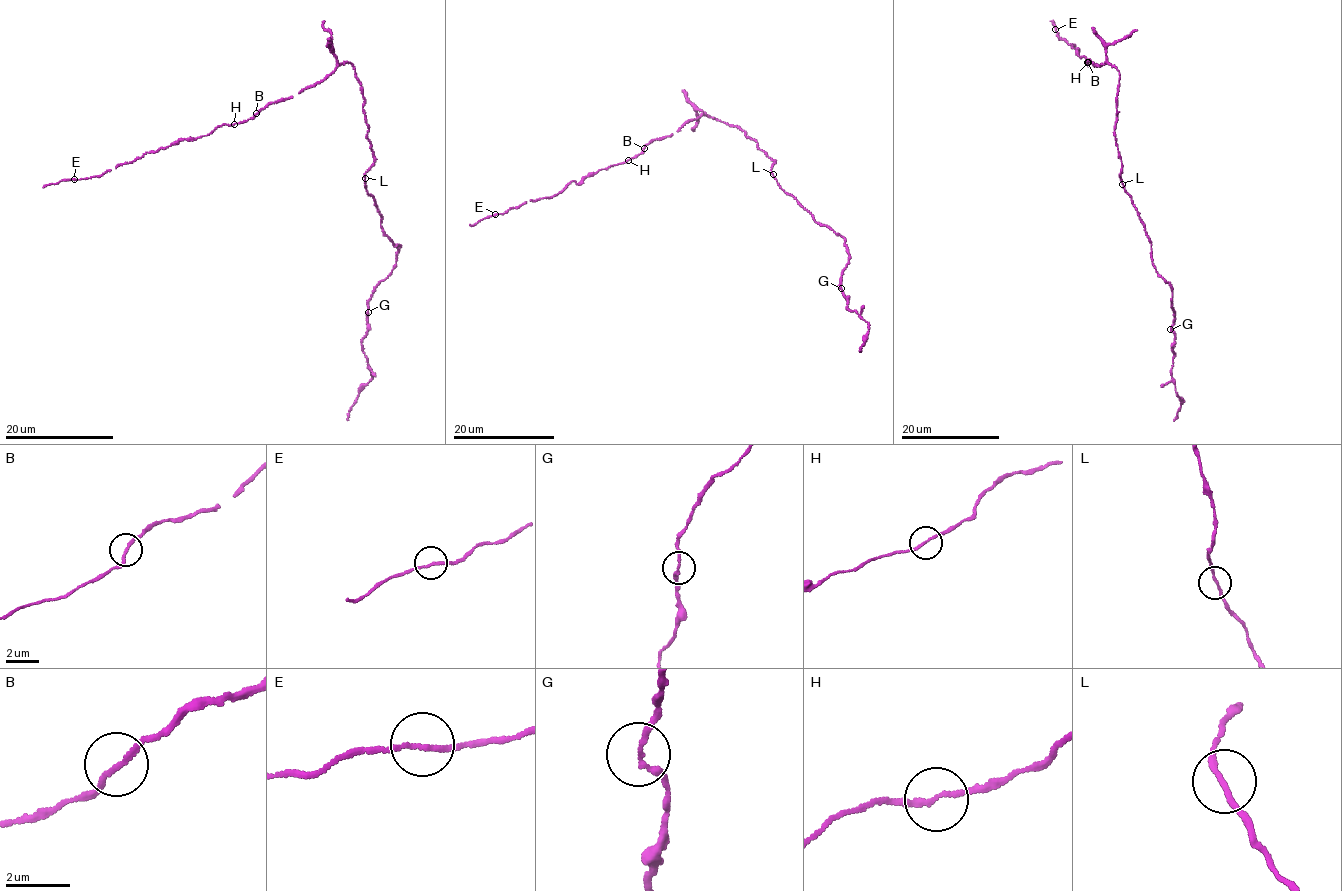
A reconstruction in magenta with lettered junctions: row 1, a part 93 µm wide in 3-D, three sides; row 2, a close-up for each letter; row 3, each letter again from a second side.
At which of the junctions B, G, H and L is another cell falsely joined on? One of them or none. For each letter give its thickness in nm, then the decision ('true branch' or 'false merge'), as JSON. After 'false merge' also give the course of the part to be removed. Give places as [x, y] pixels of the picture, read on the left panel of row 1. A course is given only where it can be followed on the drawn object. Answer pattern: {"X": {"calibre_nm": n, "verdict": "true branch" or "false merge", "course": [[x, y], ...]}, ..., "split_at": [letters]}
{"B": {"calibre_nm": 140, "verdict": "true branch"}, "G": {"calibre_nm": 140, "verdict": "true branch"}, "H": {"calibre_nm": 130, "verdict": "true branch"}, "L": {"calibre_nm": 140, "verdict": "true branch"}, "split_at": []}

